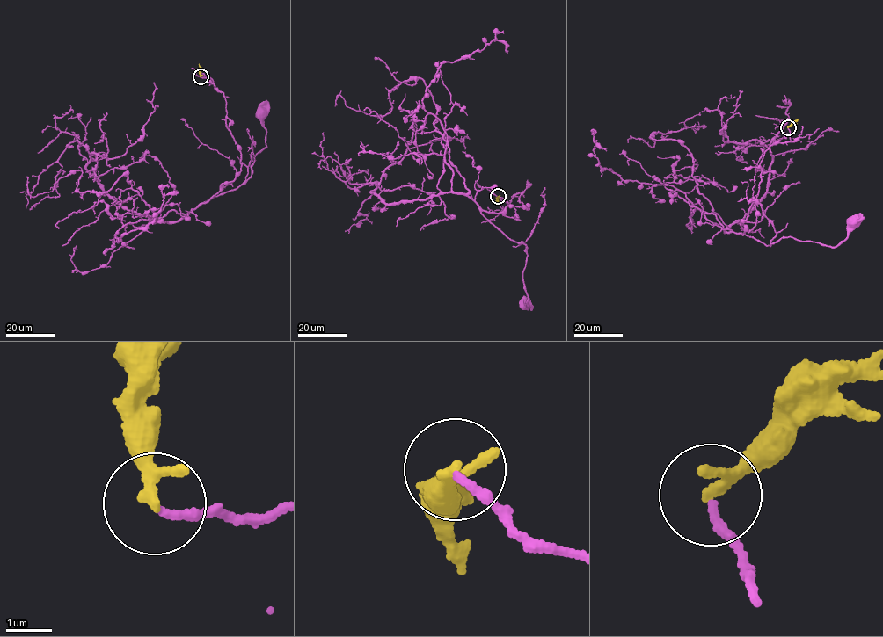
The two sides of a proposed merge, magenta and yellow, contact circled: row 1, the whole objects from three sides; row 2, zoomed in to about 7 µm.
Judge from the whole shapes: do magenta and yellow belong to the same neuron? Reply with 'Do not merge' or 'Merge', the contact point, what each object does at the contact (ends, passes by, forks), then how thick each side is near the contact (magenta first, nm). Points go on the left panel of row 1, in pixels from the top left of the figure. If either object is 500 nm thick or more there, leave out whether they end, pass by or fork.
Do not merge. Place: (200, 76). At the ring magenta ends. At the ring yellow passes by. Thickness 160 nm (magenta) against 200 nm

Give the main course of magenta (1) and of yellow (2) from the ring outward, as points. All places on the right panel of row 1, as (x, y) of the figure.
1: (787, 127), (790, 140), (770, 146), (760, 163), (741, 235), (766, 246), (789, 236), (835, 247), (854, 220)
2: (787, 127), (799, 119)

